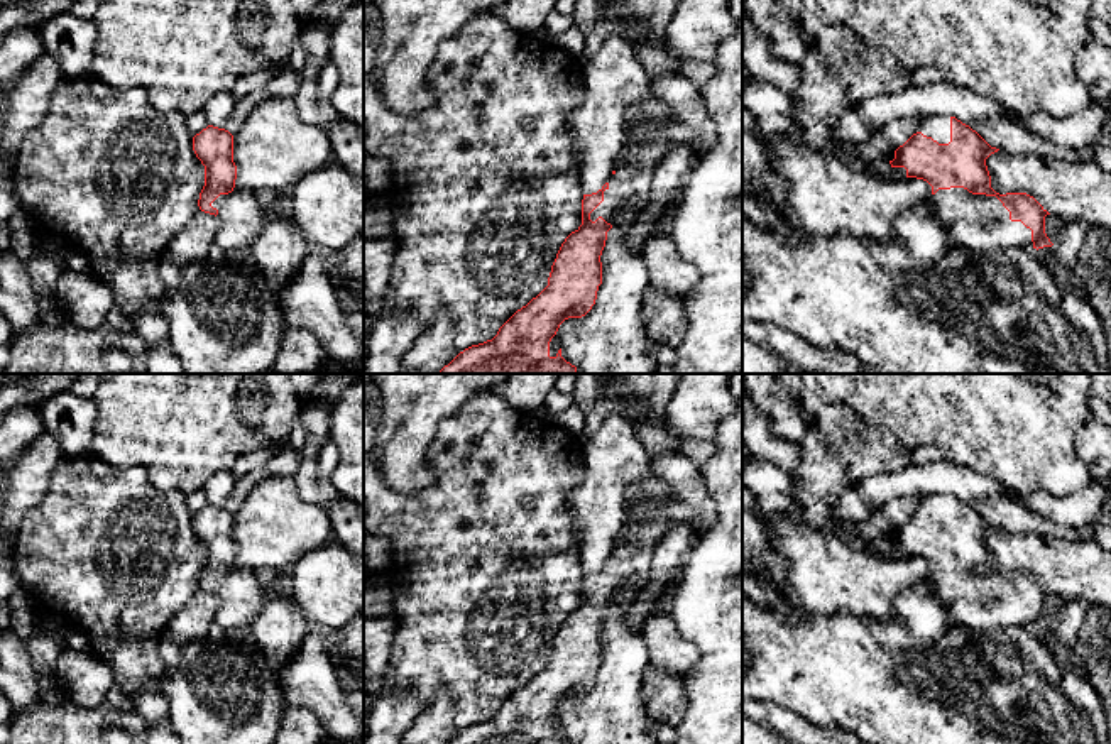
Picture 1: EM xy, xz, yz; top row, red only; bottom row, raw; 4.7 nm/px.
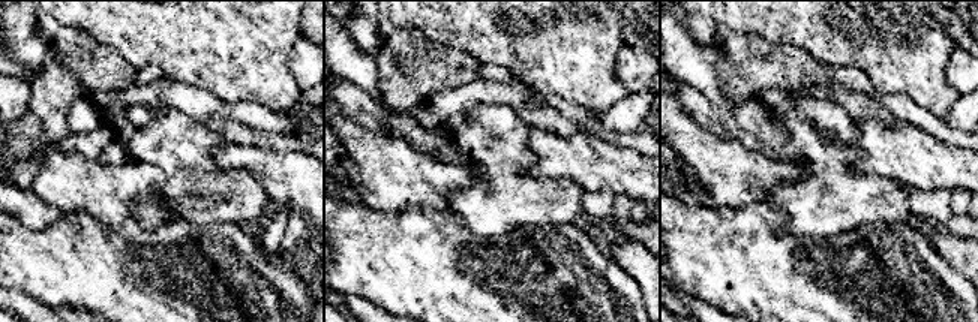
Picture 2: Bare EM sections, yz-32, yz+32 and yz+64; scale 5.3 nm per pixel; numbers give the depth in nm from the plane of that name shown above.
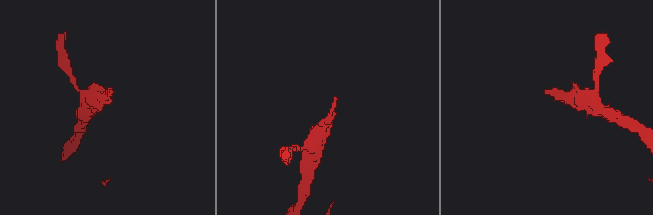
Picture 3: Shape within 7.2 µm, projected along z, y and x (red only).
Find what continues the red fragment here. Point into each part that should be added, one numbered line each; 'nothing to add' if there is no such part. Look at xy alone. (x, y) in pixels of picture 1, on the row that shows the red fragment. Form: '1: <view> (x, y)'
1: xy (240, 217)

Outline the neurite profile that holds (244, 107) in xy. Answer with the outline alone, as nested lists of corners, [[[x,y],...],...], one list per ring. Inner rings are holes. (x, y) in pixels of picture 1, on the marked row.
[[[255,90],[249,93],[247,96],[237,100],[235,108],[228,122],[225,123],[225,130],[228,130],[232,135],[235,135],[240,127],[245,123],[245,120],[250,117],[250,113],[267,98],[265,90]]]

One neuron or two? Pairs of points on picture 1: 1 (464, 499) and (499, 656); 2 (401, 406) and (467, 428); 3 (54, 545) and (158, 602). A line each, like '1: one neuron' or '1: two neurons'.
1: one neuron
2: two neurons
3: one neuron

